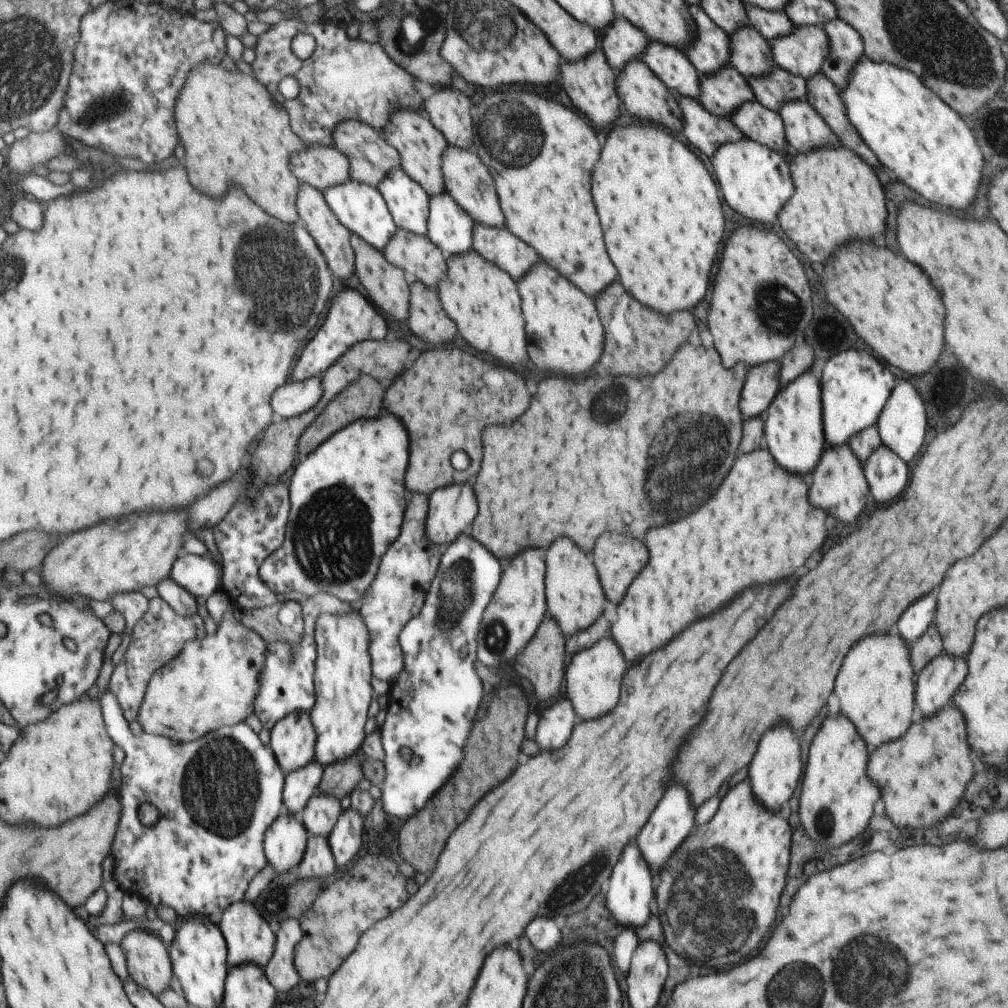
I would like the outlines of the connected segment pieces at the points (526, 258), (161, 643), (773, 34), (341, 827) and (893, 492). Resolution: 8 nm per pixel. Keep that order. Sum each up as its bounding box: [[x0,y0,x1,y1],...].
[[474,224,539,280],[110,598,207,721],[741,3,794,41],[328,808,362,870],[863,446,907,504]]

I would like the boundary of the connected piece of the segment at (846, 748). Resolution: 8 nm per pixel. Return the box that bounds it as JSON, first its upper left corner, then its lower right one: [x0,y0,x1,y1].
[798,714,879,848]

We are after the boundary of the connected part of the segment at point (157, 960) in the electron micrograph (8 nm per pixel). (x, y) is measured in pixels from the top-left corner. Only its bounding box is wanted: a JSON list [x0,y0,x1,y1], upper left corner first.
[122,929,174,998]

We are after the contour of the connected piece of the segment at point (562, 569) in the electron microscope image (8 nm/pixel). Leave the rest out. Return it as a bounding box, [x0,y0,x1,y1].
[546,540,605,639]

